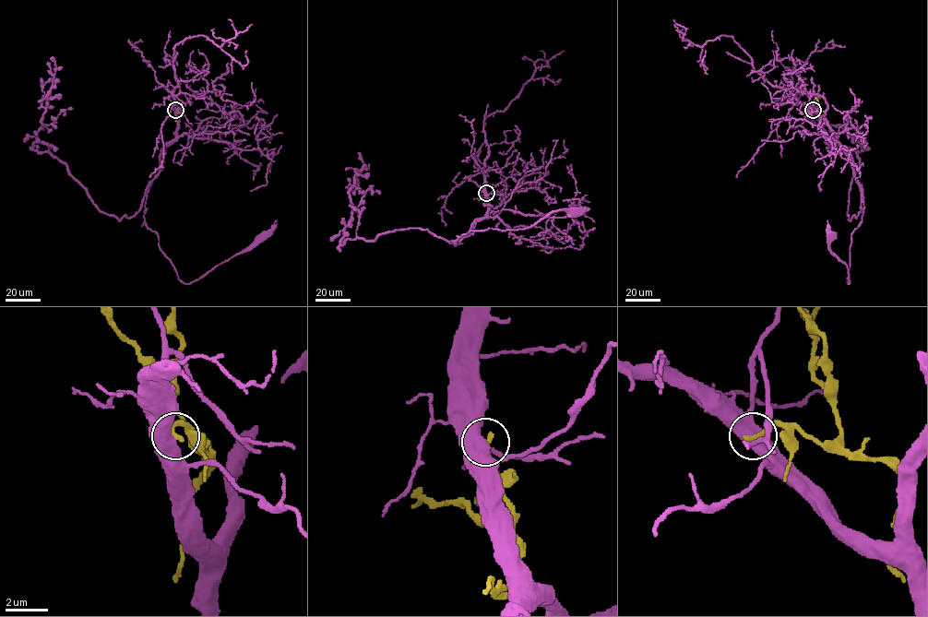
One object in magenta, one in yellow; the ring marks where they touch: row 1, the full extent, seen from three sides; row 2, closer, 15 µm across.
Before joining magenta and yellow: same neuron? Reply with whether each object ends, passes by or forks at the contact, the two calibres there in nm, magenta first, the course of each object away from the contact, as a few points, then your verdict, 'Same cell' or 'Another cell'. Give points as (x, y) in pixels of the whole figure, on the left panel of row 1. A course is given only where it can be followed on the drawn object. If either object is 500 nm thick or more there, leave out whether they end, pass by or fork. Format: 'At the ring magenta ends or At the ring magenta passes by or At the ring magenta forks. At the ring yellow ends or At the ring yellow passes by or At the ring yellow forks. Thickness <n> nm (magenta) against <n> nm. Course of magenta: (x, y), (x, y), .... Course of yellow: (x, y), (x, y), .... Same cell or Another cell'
Thickness 600 nm (magenta) against 240 nm. Course of magenta: (175, 109), (177, 136), (162, 151), (144, 220), (177, 277), (192, 283), (260, 235). Course of yellow: (175, 109), (170, 95). Another cell

